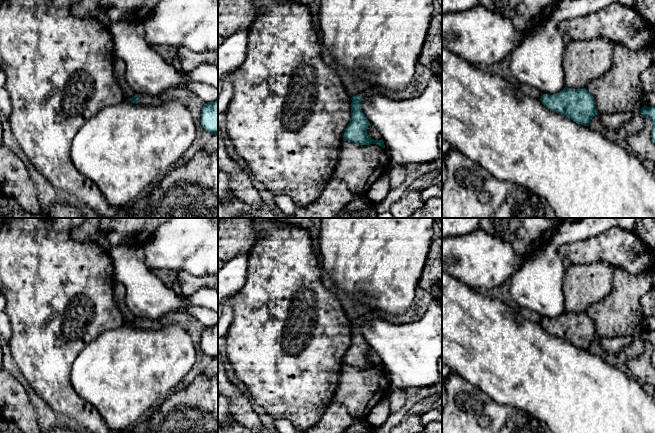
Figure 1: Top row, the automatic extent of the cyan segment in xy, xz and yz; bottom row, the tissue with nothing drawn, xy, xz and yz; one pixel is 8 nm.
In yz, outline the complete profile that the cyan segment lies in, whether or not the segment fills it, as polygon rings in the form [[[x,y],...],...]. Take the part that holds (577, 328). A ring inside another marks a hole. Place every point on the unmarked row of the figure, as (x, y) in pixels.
[[[565,311],[554,319],[542,318],[539,324],[548,333],[584,350],[589,350],[592,342],[597,338],[594,321],[586,312]]]

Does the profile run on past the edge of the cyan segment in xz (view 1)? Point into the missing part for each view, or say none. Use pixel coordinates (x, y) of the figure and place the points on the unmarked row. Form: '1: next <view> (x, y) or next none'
1: next none

